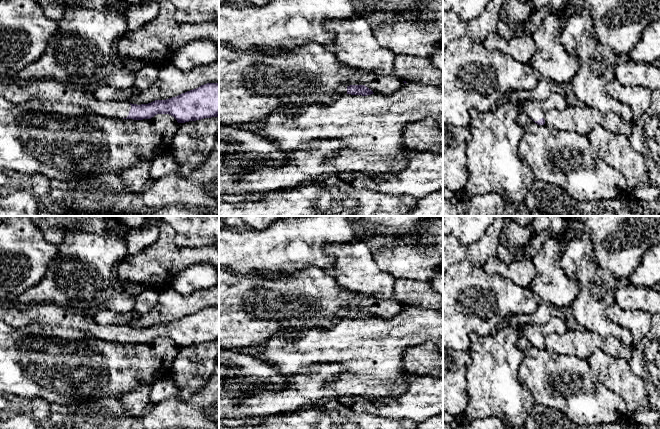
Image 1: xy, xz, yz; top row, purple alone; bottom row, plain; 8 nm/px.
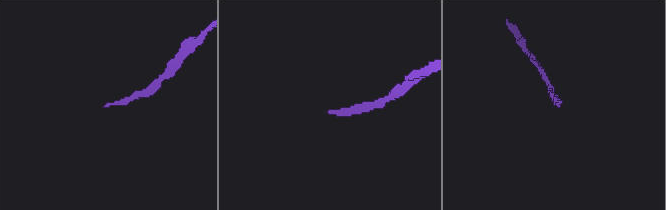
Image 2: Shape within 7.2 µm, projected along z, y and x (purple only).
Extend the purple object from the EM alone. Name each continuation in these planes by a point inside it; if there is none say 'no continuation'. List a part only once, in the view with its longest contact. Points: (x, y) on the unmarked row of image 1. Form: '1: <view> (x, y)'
1: xy (51, 315)

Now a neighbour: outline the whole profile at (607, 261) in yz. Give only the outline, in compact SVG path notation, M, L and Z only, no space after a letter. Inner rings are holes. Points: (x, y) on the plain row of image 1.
M576 216L569 220L565 233L548 238L531 258L536 276L529 289L542 302L565 308L575 300L578 283L562 269L561 254L573 237L585 232L592 234L592 259L595 263L602 269L610 270L616 278L628 279L646 251L660 244L660 216Z

